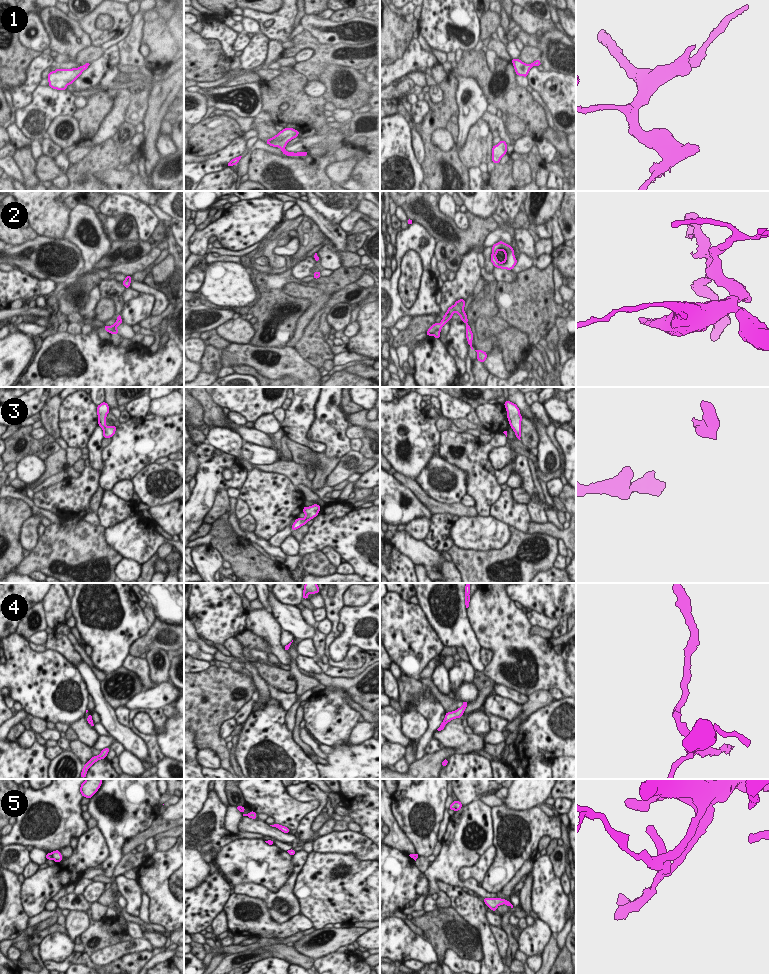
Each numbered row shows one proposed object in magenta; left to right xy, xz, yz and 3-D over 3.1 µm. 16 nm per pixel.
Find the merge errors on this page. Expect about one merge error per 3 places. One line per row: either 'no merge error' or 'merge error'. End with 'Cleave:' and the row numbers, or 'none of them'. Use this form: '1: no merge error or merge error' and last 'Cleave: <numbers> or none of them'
1: no merge error
2: no merge error
3: no merge error
4: no merge error
5: merge error
Cleave: 5

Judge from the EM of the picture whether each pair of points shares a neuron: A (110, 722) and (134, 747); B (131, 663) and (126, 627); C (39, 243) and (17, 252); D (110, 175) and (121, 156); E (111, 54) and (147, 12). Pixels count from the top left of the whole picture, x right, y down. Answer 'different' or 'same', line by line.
A: same
B: different
C: same
D: different
E: different

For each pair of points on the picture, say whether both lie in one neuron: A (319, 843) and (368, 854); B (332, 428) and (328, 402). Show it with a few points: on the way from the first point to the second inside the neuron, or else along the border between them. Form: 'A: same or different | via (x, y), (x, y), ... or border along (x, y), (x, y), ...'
A: same | via (331, 843), (356, 843)
B: same | via (330, 422), (328, 408)

